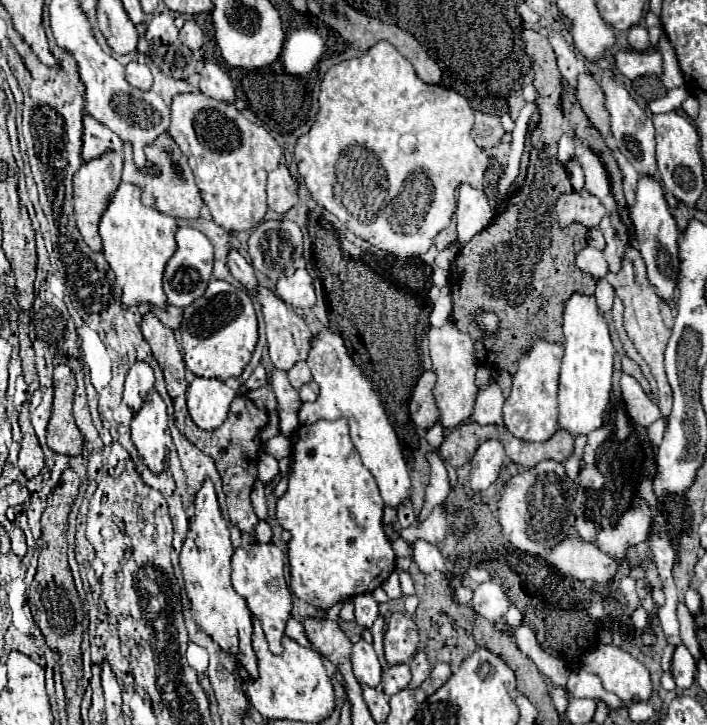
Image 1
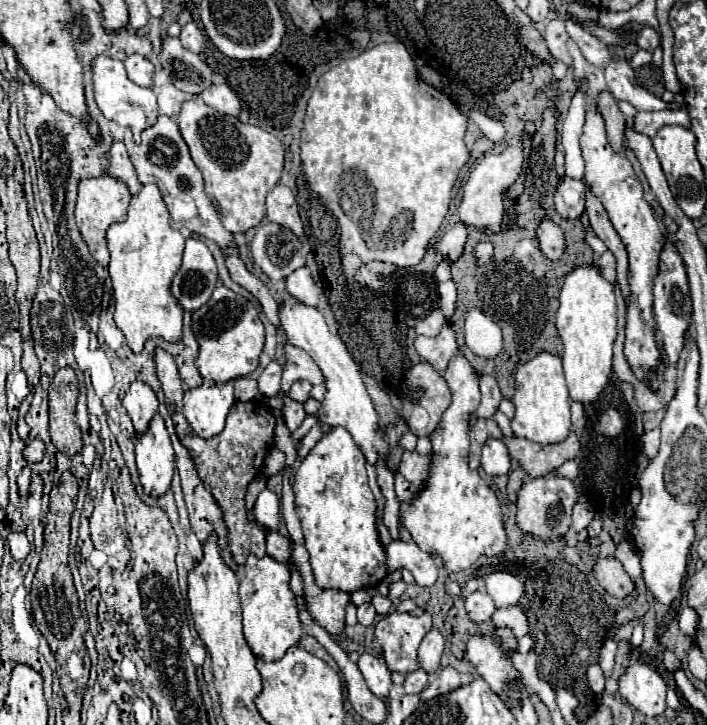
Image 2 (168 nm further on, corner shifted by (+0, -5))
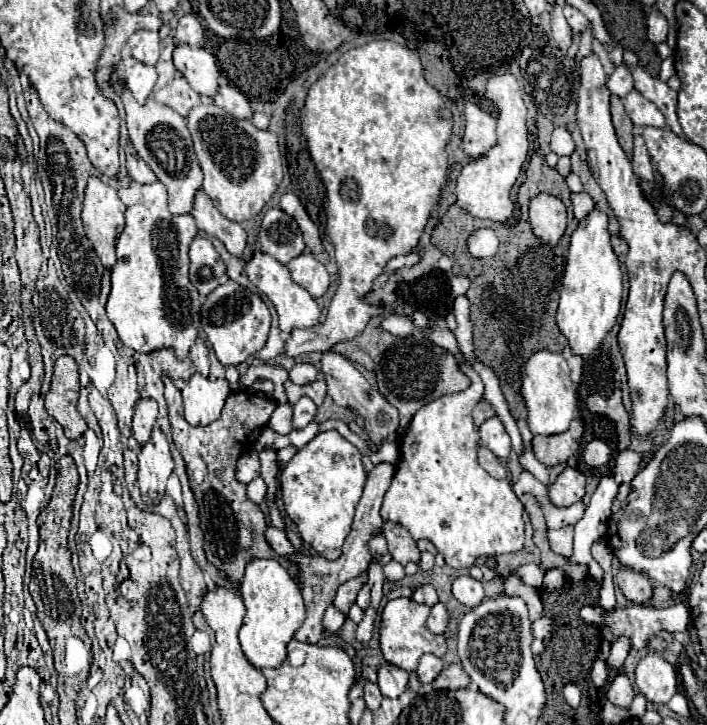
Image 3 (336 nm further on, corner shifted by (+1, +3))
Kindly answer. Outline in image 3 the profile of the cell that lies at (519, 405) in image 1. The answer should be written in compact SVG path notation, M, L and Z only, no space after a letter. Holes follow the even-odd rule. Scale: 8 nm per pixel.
M539 350L529 358L523 370L521 396L527 406L527 424L533 434L561 434L569 428L569 422L580 417L577 392L569 378L569 366L561 354Z

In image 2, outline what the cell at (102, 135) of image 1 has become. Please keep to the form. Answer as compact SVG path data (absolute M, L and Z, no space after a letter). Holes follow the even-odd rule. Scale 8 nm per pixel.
M116 140L112 144L112 148L110 148L110 168L108 168L108 174L118 178L118 180L122 180L122 182L126 182L126 186L128 186L132 196L138 194L140 188L142 188L142 184L136 178L136 170L132 166L130 158L128 158L128 152L126 152L126 146L124 146L122 140Z

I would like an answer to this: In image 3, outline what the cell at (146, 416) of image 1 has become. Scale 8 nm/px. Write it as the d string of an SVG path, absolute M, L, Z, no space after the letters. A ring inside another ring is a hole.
M159 424L153 426L153 434L139 454L139 488L145 504L157 504L165 494L165 484L175 464L171 458L169 442Z

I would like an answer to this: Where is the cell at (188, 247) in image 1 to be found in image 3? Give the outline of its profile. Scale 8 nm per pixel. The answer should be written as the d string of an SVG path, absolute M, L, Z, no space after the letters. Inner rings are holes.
M195 236L189 244L189 280L203 298L225 280L225 266L205 236Z

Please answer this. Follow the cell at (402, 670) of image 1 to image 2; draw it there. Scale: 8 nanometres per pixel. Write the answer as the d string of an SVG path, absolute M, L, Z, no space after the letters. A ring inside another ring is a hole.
M422 668L412 672L412 674L408 674L406 676L406 684L404 684L404 692L406 694L420 694L426 688L428 680L430 680L430 674L426 670L422 670Z

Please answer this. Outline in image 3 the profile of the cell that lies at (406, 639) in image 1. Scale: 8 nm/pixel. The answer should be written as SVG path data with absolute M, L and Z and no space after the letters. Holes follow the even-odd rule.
M397 598L397 600L389 600L387 606L381 612L381 624L379 624L379 642L381 642L381 652L383 658L393 664L399 666L407 672L417 668L417 662L423 654L433 652L435 656L443 658L447 644L445 644L445 636L435 636L427 630L425 622L429 616L429 606L427 604L417 604L411 598Z

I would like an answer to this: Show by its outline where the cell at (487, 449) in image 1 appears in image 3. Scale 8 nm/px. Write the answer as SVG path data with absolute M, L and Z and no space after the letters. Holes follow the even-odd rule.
M497 416L485 420L483 426L479 428L479 434L481 434L481 444L487 446L499 460L505 460L509 456L511 440Z

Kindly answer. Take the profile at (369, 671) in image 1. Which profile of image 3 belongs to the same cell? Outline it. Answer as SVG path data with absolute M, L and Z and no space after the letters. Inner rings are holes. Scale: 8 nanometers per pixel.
M383 664L377 672L377 684L381 688L381 694L387 698L399 698L407 688L407 678L409 672L393 664Z

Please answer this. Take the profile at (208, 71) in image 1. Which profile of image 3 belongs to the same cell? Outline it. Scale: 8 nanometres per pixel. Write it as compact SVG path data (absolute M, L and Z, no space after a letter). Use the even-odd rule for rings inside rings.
M225 78L219 80L219 90L217 90L213 102L217 106L221 106L223 110L227 110L229 114L233 114L235 118L241 118L241 120L249 118L253 114L249 100L243 96L243 92L239 92L233 84L225 82Z

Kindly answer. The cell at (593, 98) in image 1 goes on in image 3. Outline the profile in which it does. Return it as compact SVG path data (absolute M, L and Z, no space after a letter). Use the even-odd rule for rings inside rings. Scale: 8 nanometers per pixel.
M611 96L611 116L613 116L613 126L615 126L615 132L617 132L617 140L619 140L621 148L625 150L625 154L631 156L633 124L631 124L631 118L625 114L625 108L623 108L623 102L621 102L619 96Z

